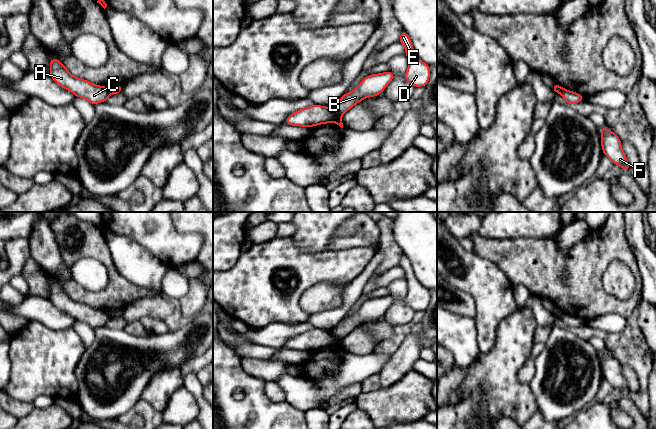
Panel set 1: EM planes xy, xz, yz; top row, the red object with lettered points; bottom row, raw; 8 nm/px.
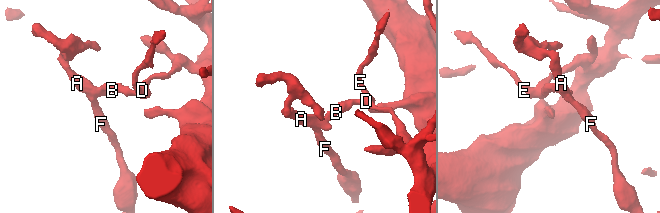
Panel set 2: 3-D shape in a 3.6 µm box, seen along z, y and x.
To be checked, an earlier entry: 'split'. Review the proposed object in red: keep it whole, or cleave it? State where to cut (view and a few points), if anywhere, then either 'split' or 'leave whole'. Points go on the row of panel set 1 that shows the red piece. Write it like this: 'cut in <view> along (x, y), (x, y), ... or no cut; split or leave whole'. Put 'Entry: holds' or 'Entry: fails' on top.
Entry: holds
cut in xz along (330, 108), (340, 117); split

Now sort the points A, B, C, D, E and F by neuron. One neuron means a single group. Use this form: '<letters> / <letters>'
A C F / B D E

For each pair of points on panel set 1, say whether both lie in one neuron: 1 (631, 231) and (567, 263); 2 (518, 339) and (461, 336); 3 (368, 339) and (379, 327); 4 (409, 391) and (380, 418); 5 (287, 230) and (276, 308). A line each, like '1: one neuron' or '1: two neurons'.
1: two neurons
2: two neurons
3: one neuron
4: one neuron
5: two neurons

